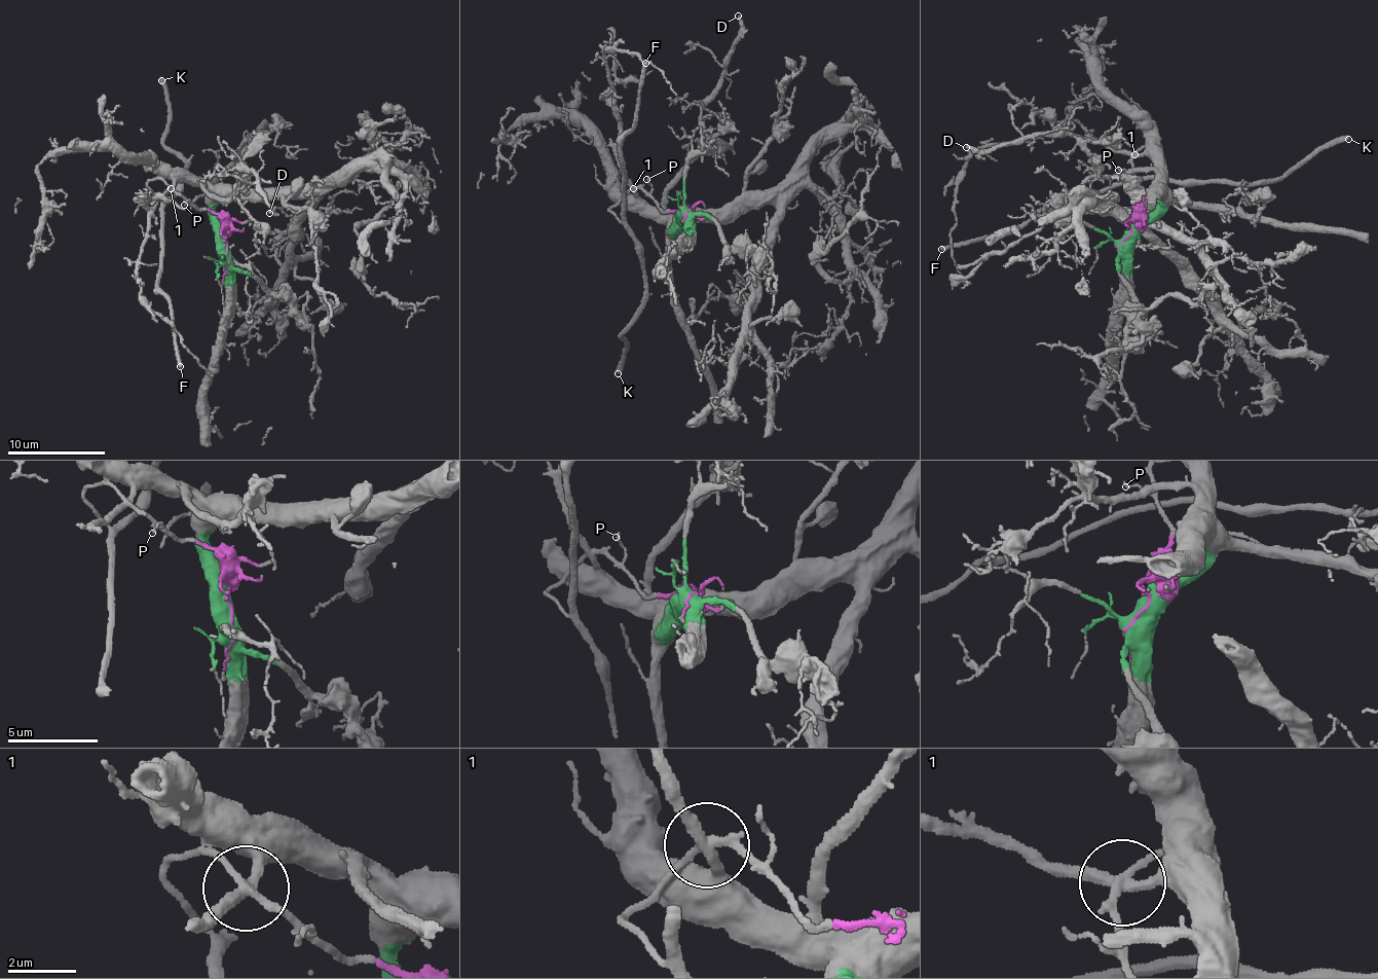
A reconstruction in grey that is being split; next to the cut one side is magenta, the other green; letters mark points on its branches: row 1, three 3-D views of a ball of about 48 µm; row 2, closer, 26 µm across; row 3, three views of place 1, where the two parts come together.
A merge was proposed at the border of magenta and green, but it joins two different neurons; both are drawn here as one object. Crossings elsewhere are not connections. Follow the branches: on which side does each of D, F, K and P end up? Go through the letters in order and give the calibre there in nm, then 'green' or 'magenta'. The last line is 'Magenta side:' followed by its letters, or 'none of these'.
D: 240 nm thick; green
F: 300 nm thick; magenta
K: 380 nm thick; magenta
P: 130 nm thick; magenta
Magenta side: F, K, P

